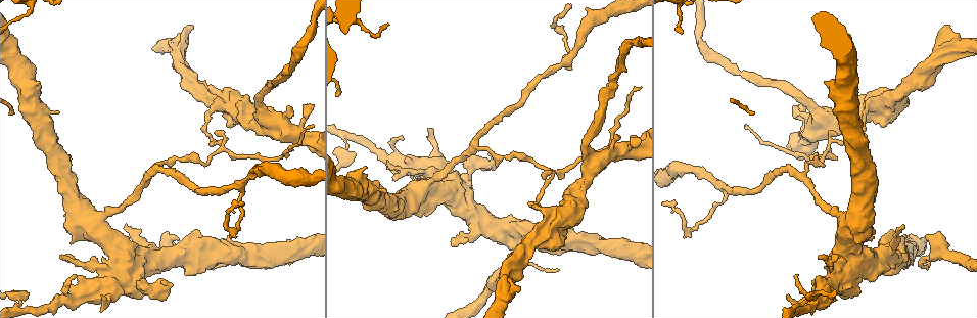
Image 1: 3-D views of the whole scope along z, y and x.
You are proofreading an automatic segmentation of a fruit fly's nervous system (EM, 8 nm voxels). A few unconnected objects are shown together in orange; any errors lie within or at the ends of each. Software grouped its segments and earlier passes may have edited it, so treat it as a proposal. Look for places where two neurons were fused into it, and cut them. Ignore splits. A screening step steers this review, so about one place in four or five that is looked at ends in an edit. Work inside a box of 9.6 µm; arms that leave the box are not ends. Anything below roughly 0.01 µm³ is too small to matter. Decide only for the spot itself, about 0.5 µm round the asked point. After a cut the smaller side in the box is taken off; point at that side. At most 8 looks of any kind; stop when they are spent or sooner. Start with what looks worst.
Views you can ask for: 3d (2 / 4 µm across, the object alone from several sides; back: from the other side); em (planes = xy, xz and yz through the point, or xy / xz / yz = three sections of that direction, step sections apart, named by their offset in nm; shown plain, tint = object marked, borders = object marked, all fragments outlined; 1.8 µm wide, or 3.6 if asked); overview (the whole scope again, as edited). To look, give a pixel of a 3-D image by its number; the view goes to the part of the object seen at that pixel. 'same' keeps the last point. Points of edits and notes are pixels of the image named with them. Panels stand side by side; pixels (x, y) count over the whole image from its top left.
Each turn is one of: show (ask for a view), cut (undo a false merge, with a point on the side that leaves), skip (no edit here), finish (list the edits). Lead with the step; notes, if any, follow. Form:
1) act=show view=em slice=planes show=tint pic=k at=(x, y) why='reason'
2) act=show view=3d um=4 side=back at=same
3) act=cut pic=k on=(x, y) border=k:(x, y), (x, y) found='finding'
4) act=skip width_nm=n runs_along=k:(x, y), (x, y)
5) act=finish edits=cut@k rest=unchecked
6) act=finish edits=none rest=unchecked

act=show view=em slice=planes show=plain pic=1 at=(879, 104) why='calibre changes'

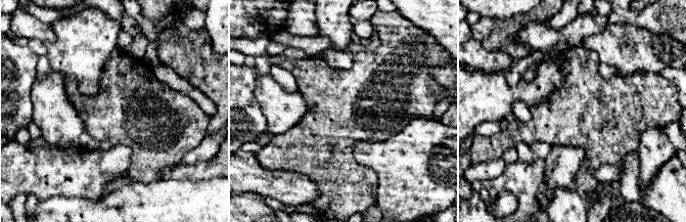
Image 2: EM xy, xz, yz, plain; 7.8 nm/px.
act=show view=em slice=planes show=tint at=same

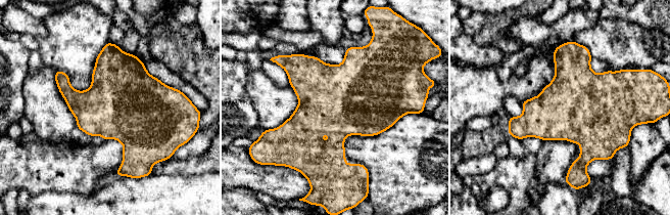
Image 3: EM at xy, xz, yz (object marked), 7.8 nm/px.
act=skip width_nm=550 found='one neuron here'

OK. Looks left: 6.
act=show view=3d um=4 pic=1 at=(89, 228) why='calibre changes'

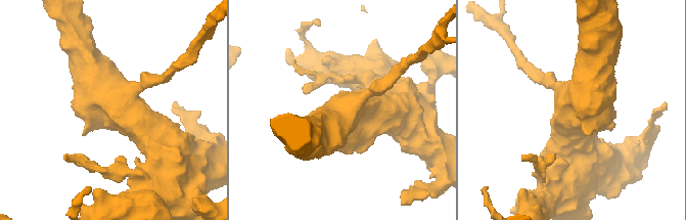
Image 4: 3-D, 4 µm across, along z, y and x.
act=show view=em slice=xz step=8 show=tint pic=4 at=(113, 109)

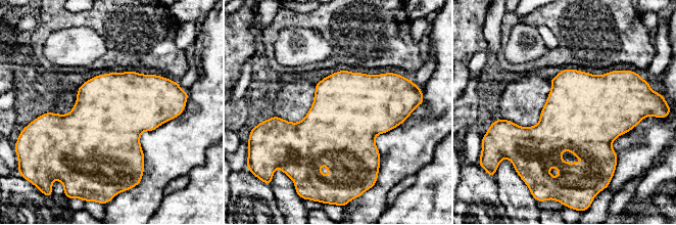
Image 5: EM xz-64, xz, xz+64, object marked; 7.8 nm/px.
act=show view=em slice=planes show=borders at=same

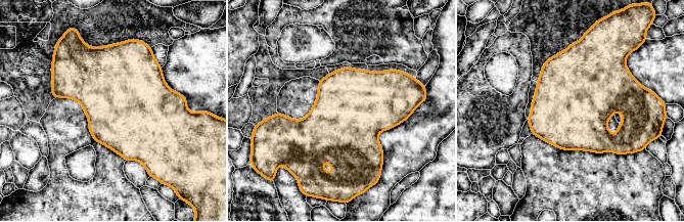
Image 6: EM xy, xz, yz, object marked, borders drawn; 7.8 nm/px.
act=skip width_nm=600 found='all the same neuron'

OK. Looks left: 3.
act=show view=em slice=yz step=4 show=tint pic=1 at=(19, 307) why='abrupt turn'

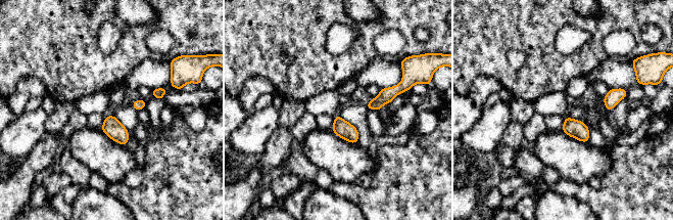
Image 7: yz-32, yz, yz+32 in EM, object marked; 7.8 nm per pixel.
act=show view=em slice=planes show=borders at=same

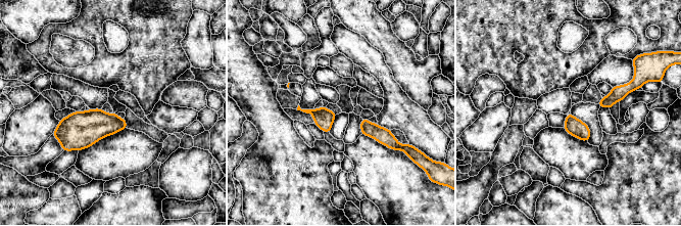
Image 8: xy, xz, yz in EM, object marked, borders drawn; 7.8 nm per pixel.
act=skip width_nm=140 found='continuous, no second neuron'

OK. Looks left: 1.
act=show view=em slice=planes show=borders pic=1 at=(23, 14) why='small branch off a trunk'

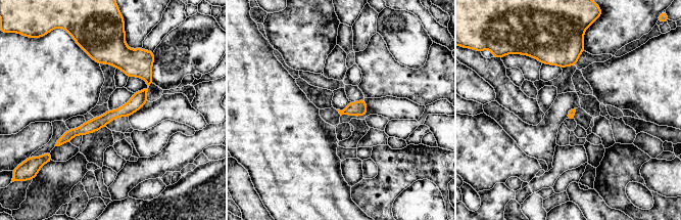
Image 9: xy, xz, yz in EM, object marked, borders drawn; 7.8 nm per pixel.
act=skip width_nm=60 found='one neuron here'

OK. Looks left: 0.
act=finish edits=none rest=unchecked

